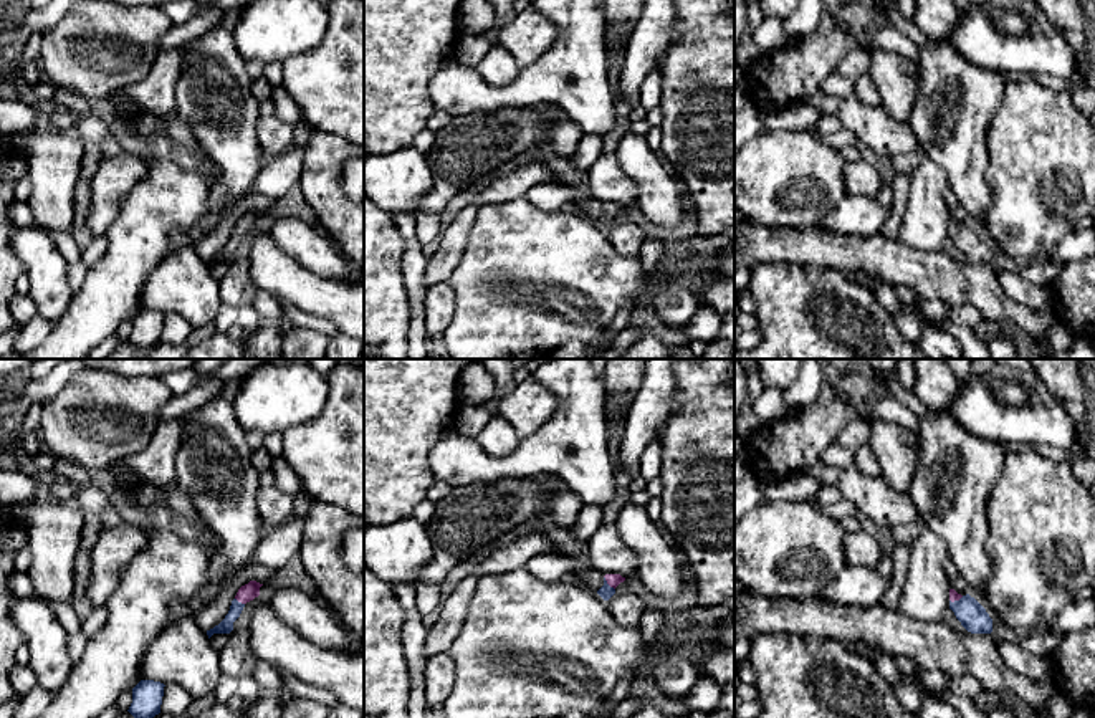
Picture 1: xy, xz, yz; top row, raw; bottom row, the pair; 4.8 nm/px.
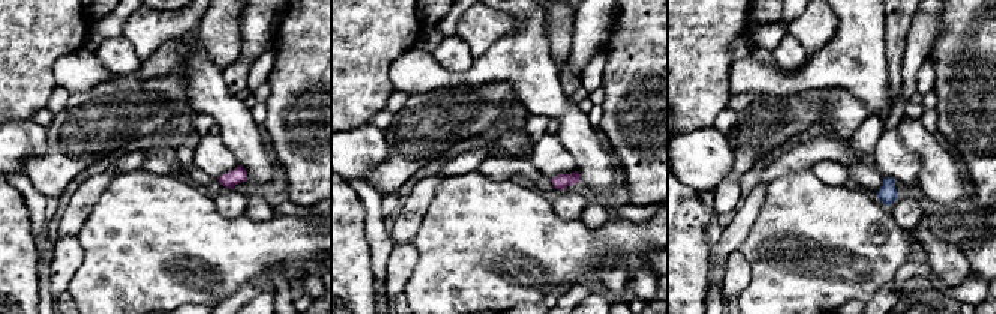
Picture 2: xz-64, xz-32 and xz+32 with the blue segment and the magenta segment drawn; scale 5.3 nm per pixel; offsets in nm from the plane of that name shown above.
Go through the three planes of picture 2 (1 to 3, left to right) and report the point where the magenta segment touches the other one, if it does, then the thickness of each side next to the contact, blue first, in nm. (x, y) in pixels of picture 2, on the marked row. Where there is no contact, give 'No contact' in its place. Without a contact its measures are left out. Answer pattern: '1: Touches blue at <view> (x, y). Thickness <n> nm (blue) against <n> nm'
1: No contact
2: No contact
3: No contact

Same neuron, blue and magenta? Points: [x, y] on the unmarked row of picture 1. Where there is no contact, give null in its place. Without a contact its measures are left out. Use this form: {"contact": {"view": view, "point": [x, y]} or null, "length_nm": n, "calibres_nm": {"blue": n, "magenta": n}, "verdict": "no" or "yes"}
{"contact": {"view": "xz", "point": [606, 212]}, "length_nm": 90, "calibres_nm": {"blue": 70, "magenta": 60}, "verdict": "yes"}

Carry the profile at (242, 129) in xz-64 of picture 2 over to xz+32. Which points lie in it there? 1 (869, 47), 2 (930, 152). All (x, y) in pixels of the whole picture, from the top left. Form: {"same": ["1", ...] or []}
{"same": ["1", "2"]}

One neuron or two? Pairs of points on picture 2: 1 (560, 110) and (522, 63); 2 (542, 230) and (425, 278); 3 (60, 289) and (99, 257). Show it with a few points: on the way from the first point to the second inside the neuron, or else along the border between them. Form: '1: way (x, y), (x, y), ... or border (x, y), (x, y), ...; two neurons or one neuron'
1: way (548, 98), (539, 89), (534, 75); one neuron
2: way (513, 245), (491, 245), (458, 278), (453, 278); one neuron
3: border (80, 245), (83, 262), (65, 298); two neurons

